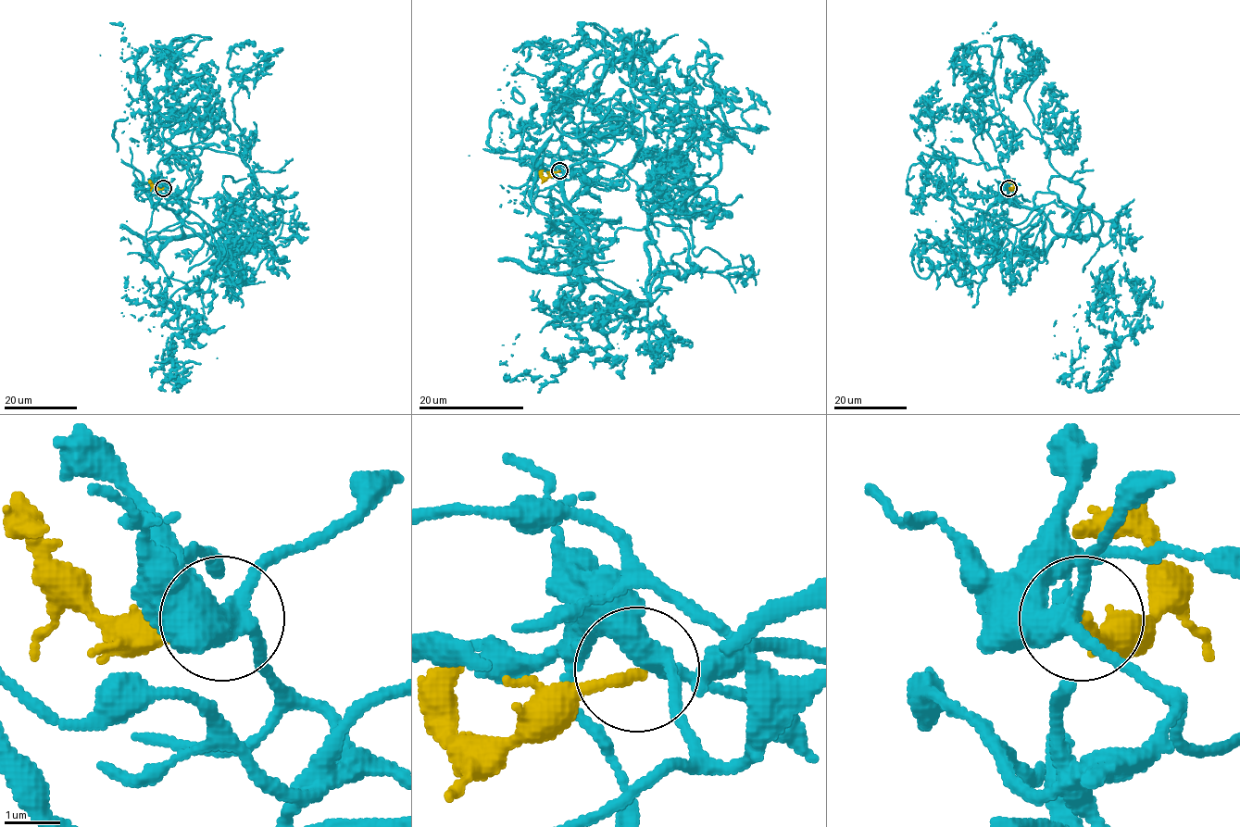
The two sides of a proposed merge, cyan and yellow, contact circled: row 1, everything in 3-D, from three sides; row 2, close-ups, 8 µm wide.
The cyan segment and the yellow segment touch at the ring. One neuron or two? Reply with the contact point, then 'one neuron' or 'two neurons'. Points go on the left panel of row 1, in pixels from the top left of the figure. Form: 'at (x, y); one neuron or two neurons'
at (163, 188); two neurons

